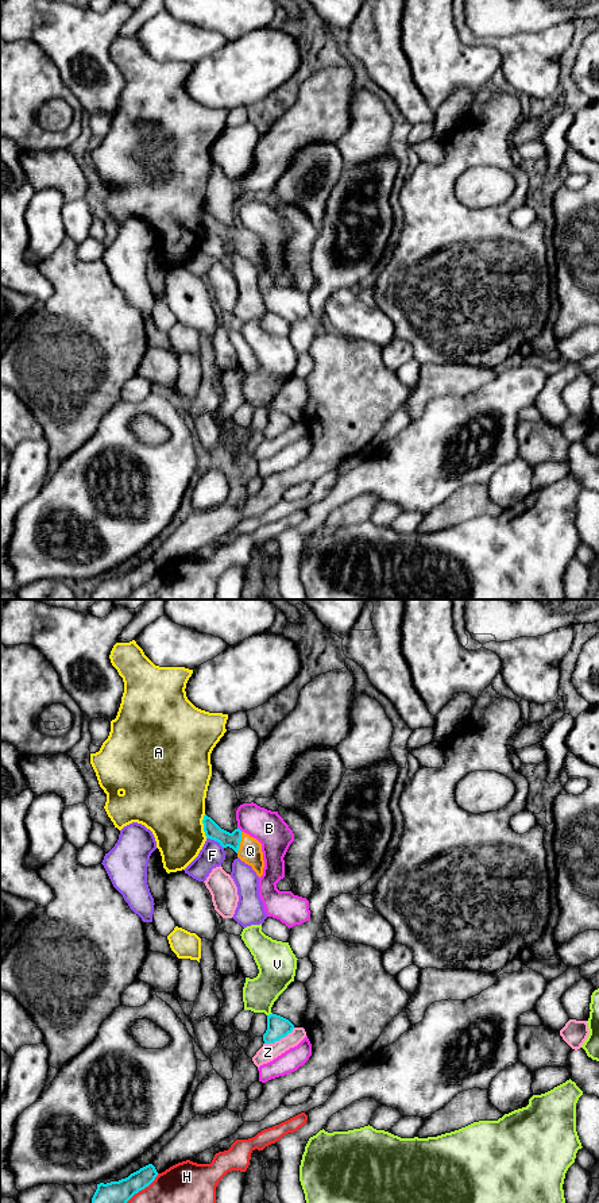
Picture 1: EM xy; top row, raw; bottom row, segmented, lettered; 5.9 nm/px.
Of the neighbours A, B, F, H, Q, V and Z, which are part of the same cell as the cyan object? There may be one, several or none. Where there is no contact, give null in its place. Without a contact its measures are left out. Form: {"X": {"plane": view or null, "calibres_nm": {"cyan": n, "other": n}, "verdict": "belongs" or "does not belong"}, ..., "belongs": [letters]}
{"A": {"plane": "xy", "calibres_nm": {"cyan": 100, "other": 400}, "verdict": "does not belong"}, "B": {"plane": "xy", "calibres_nm": {"cyan": 100, "other": 200}, "verdict": "does not belong"}, "F": {"plane": "xy", "calibres_nm": {"cyan": 100, "other": 150}, "verdict": "does not belong"}, "H": {"plane": "xy", "calibres_nm": {"cyan": 200, "other": 420}, "verdict": "does not belong"}, "Q": {"plane": "xy", "calibres_nm": {"cyan": 100, "other": 140}, "verdict": "belongs"}, "V": {"plane": "xy", "calibres_nm": {"cyan": 130, "other": 200}, "verdict": "does not belong"}, "Z": {"plane": "xy", "calibres_nm": {"cyan": 130, "other": 100}, "verdict": "does not belong"}, "belongs": ["Q"]}

